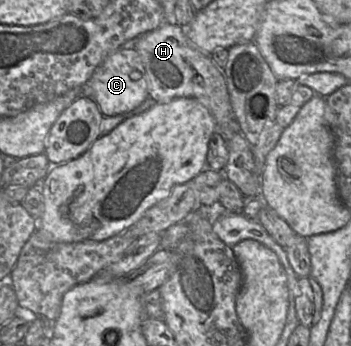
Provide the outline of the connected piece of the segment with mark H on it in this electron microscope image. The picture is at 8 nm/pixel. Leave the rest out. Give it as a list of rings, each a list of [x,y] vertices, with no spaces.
[[[164,21],[155,30],[146,32],[129,42],[131,42],[130,47],[134,48],[142,59],[150,98],[157,103],[165,103],[180,97],[195,98],[215,118],[217,123],[215,132],[220,131],[226,140],[241,134],[222,69],[215,65],[211,54],[203,52],[190,40],[184,27]]]

